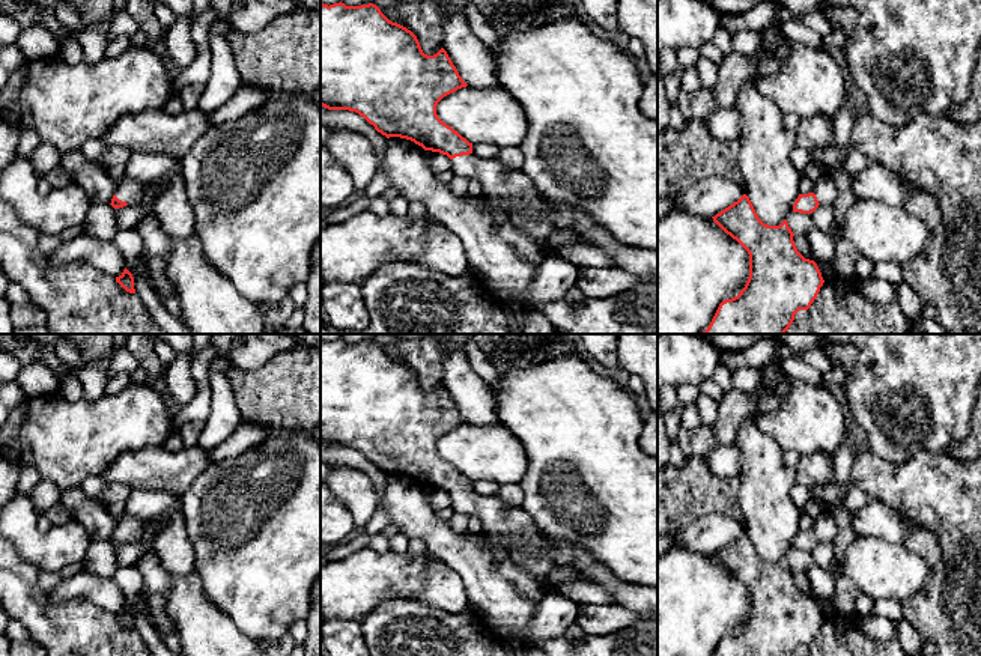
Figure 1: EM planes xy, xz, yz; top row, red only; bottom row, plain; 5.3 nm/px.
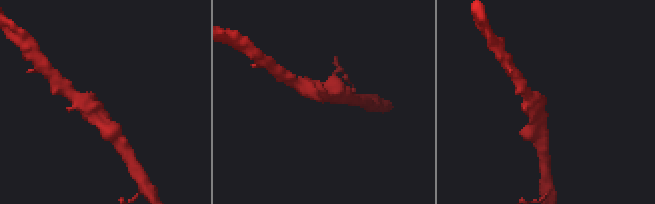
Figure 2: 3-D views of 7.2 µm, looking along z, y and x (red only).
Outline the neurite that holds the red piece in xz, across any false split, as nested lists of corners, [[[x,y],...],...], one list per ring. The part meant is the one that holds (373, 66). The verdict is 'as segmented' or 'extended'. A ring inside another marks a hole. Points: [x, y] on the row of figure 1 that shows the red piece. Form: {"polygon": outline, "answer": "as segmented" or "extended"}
{"polygon": [[[320,3],[320,105],[328,110],[349,110],[363,116],[378,132],[414,141],[424,150],[439,152],[451,159],[454,175],[477,179],[483,196],[521,202],[525,209],[512,217],[512,224],[527,235],[545,256],[561,257],[563,247],[584,244],[572,229],[551,223],[540,209],[542,196],[534,184],[506,159],[481,159],[472,153],[472,143],[444,123],[436,114],[438,102],[468,84],[459,75],[447,51],[423,53],[417,36],[390,21],[373,5],[346,6]]], "answer": "extended"}

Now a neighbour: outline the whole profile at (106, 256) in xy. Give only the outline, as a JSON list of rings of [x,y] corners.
[[[84,232],[48,254],[51,265],[65,265],[80,260],[93,265],[113,278],[122,275],[126,268],[125,257],[114,242],[95,239]]]

